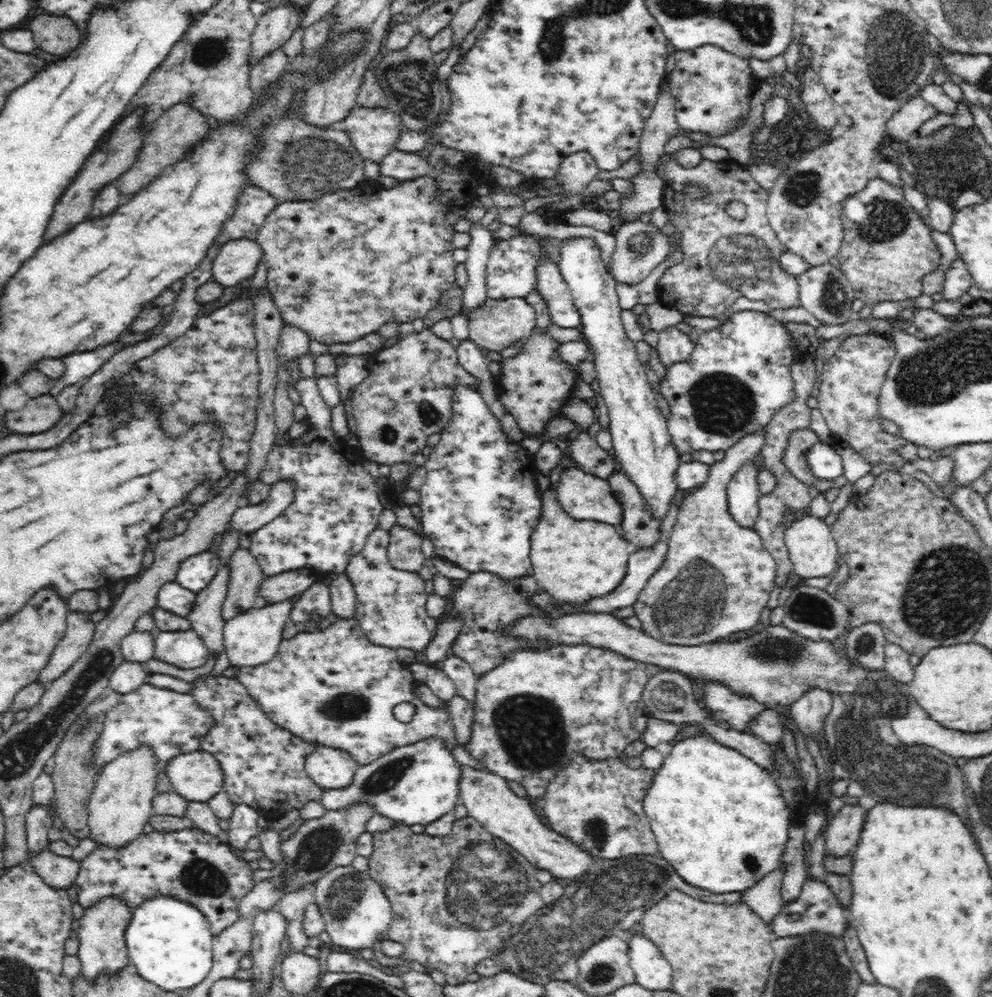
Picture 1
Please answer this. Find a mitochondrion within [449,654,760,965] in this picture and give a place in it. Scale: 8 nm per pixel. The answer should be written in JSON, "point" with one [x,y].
{"point":[533,733]}

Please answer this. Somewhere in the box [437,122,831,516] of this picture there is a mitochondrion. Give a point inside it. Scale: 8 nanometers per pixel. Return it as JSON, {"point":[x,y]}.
{"point":[739,259]}

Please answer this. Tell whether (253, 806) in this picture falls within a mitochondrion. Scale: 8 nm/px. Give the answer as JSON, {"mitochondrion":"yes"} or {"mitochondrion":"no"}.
{"mitochondrion":"no"}

